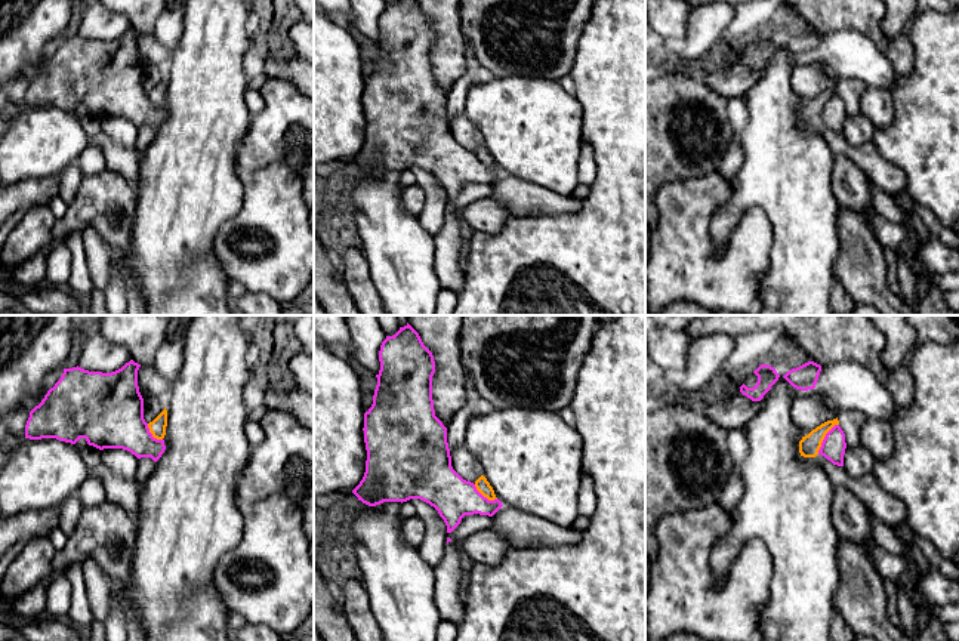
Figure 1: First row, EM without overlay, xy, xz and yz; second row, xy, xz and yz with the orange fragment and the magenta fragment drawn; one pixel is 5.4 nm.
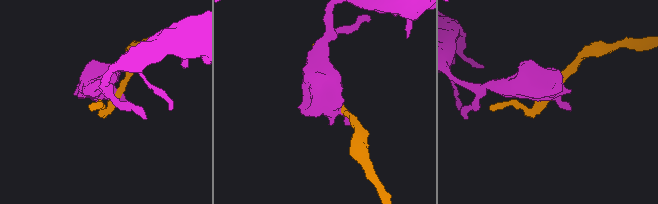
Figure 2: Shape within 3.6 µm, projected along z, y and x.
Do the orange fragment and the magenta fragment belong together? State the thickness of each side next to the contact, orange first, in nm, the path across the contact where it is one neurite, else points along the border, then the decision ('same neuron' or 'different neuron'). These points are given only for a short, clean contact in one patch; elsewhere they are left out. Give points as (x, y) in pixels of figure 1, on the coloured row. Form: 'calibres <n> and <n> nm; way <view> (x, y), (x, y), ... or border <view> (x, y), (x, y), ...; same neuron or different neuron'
calibres 120 and 130 nm; border yz (838, 424), (826, 434), (817, 453); different neuron

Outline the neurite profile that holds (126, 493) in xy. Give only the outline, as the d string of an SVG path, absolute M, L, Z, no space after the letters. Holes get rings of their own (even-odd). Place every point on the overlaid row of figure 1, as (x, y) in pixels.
M104 463L89 471L89 475L98 477L107 491L107 500L124 508L133 518L139 509L141 484L124 480L111 472Z

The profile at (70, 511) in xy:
M71 496L59 506L59 523L58 527L70 536L80 518L84 505L80 502L77 496Z

